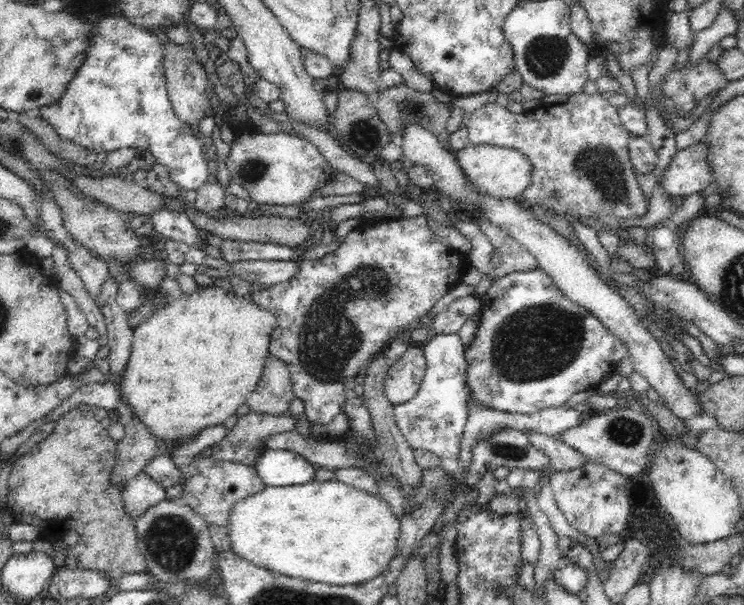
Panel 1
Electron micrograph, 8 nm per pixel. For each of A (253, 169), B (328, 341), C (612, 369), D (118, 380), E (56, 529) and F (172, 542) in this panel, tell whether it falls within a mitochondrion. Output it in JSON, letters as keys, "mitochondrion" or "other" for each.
{"A":"mitochondrion","B":"mitochondrion","C":"other","D":"other","E":"other","F":"mitochondrion"}

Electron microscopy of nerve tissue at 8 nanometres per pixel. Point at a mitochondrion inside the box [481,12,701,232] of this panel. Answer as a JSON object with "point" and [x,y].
{"point":[602,168]}

